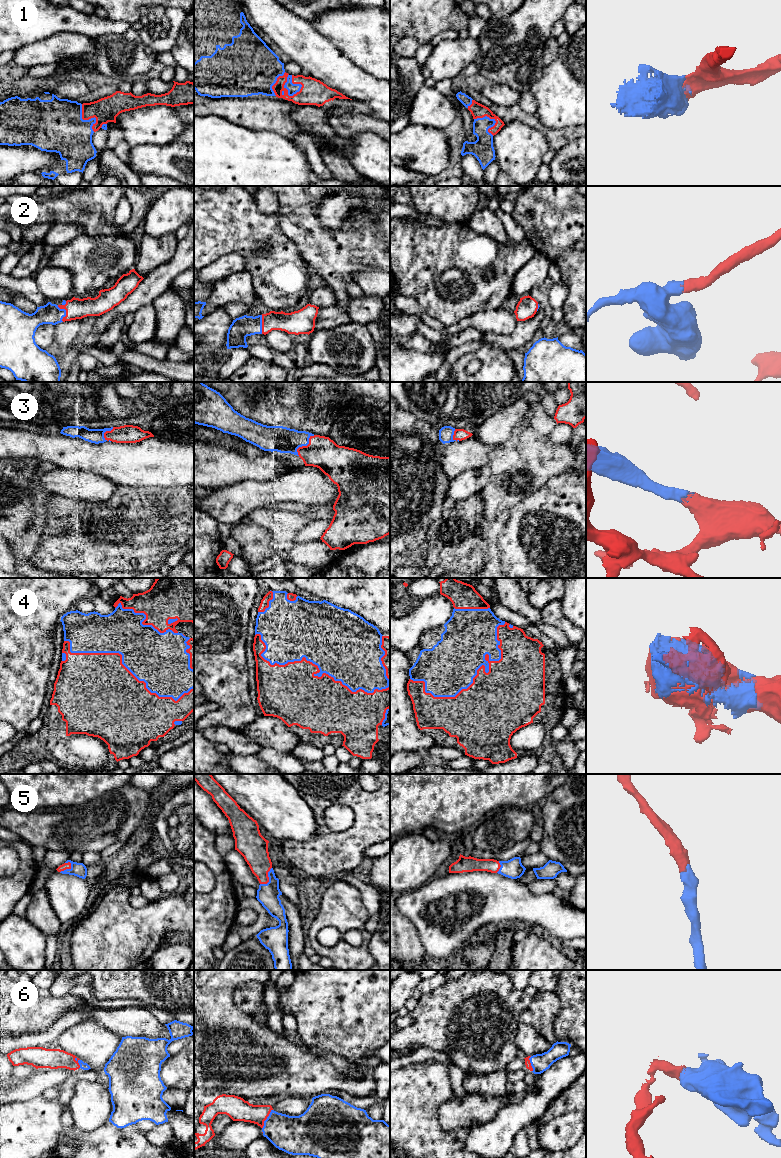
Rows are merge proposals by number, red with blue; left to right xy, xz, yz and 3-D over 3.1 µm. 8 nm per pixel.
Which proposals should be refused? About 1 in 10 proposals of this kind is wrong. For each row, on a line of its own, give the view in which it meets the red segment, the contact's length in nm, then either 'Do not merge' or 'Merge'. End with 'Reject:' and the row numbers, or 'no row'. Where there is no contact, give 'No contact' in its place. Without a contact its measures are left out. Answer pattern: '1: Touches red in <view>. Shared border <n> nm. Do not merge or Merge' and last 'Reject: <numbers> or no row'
1: Touches red in xz. Shared border 190 nm. Merge
2: Touches red in xy. Shared border 140 nm. Merge
3: Touches red in xz. Shared border 220 nm. Merge
4: Touches red in xz. Shared border 1150 nm. Merge
5: Touches red in xz. Shared border 170 nm. Merge
6: Touches red in xz. Shared border 180 nm. Merge
Reject: no row

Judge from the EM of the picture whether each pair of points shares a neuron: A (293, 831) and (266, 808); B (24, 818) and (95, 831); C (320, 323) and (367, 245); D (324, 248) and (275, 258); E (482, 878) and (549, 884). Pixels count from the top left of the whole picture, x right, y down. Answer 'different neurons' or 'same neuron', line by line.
A: same neuron
B: same neuron
C: different neurons
D: different neurons
E: different neurons

